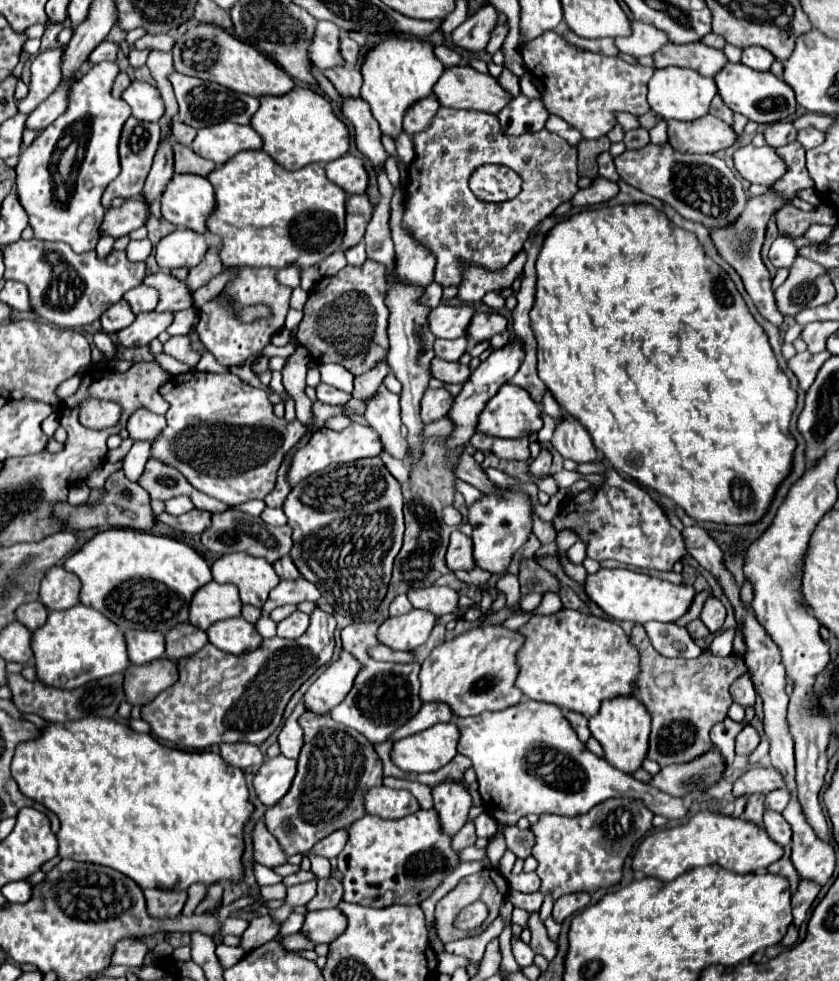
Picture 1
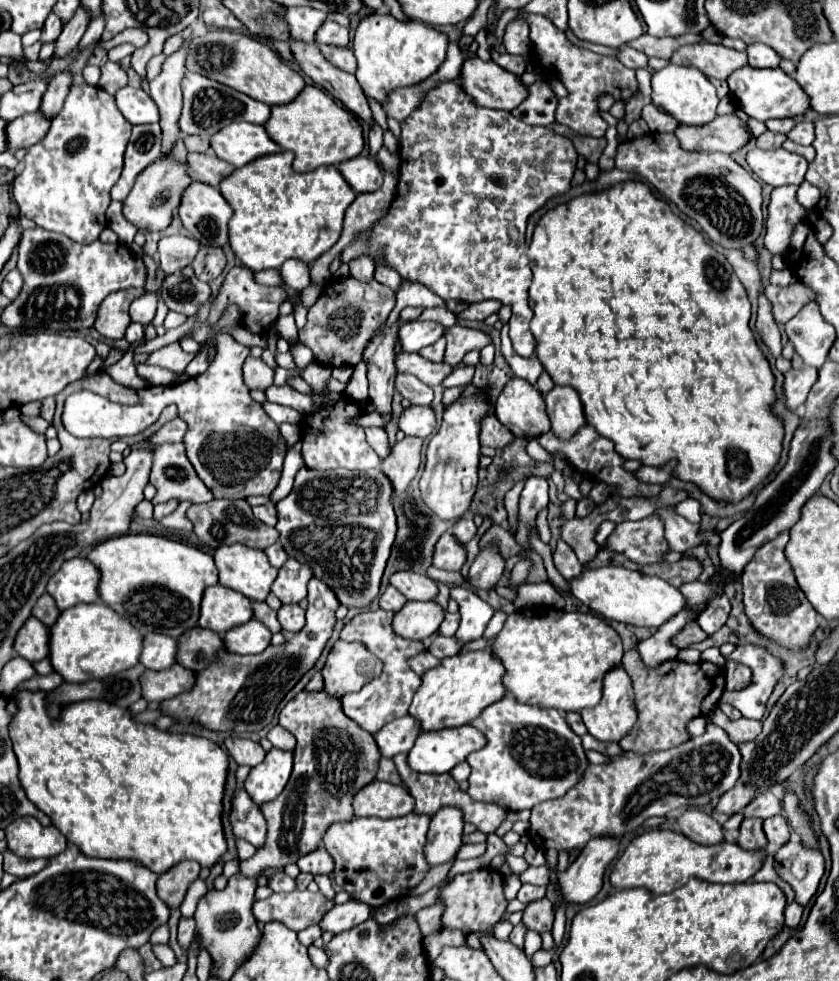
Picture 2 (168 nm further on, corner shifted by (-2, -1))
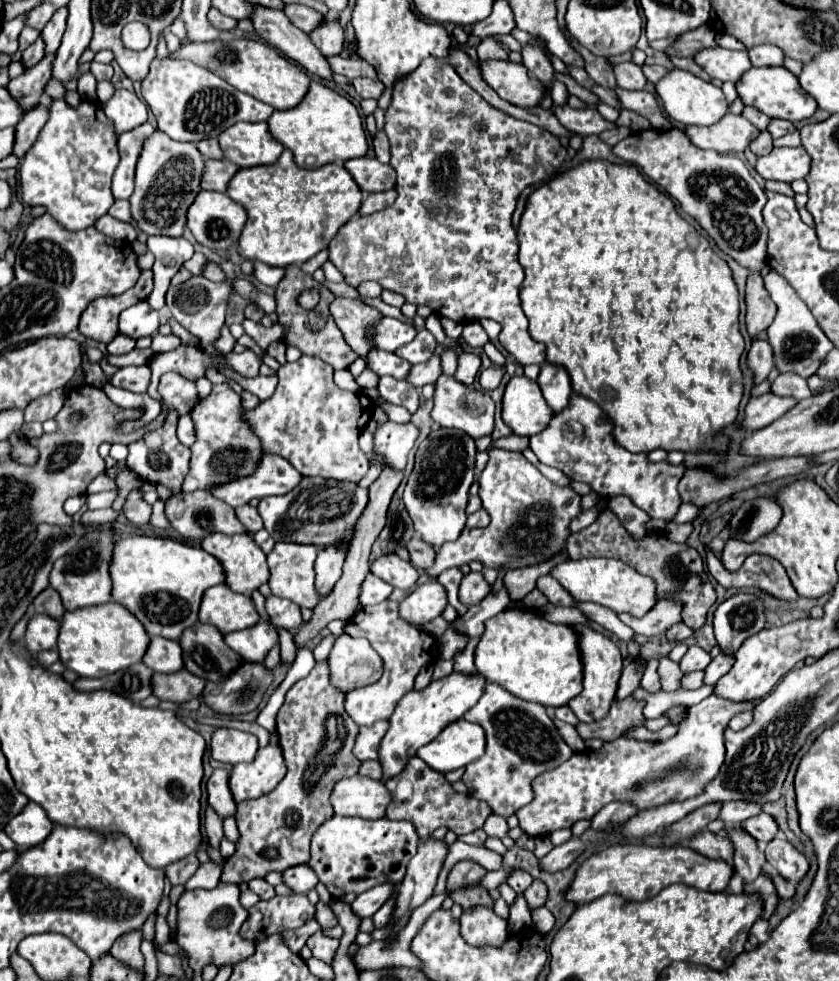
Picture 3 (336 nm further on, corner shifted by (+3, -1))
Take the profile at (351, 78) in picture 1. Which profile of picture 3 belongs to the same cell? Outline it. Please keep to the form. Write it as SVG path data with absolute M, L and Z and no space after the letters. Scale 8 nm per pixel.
M325 16L323 22L309 34L309 38L325 56L335 56L343 50L343 28L333 18Z

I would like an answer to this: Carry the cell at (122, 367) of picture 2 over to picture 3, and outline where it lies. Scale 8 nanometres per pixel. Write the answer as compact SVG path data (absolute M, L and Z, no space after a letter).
M81 348L81 356L83 356L83 372L85 372L85 384L101 388L101 386L107 382L107 378L105 378L105 374L103 374L101 366L99 366L99 364L95 364L95 362L91 364L91 362L87 360L85 348Z

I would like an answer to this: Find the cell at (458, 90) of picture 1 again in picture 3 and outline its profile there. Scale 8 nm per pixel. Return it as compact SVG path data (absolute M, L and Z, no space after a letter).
M487 60L481 62L483 66L483 78L487 78L487 84L507 102L531 108L541 102L545 96L545 86L531 78L527 68L523 64L511 62L511 60Z

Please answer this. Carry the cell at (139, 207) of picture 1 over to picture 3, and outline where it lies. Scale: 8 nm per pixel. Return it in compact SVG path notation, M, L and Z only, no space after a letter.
M155 130L145 142L137 162L135 192L129 198L131 214L137 228L147 234L161 234L179 238L187 222L187 210L201 190L201 174L205 160L195 144L177 142L165 132Z

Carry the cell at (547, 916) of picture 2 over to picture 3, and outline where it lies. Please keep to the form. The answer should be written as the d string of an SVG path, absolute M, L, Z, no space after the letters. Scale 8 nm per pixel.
M533 880L533 884L523 892L523 896L527 898L529 906L531 908L537 908L537 906L543 906L545 904L545 898L547 898L547 886L541 882L541 880Z

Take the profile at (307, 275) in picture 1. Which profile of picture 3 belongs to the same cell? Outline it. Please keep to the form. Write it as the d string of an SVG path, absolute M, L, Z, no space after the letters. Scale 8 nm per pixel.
M253 262L253 276L269 286L277 286L279 278L283 278L283 268L275 268L275 266L267 266L263 262Z

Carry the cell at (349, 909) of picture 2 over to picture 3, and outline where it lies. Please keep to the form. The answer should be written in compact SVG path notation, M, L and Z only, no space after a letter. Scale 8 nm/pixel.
M391 882L379 884L379 886L375 886L375 888L359 894L359 898L351 904L351 908L361 918L373 916L393 896L393 892L395 892L395 884L391 884Z

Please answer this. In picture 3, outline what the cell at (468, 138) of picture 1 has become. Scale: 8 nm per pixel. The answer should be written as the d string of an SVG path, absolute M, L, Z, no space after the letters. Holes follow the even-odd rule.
M425 58L425 62L421 62L421 66L417 70L413 70L407 78L399 80L395 86L393 86L393 100L391 100L391 106L387 108L385 112L385 134L391 142L391 166L395 168L397 172L397 200L393 206L381 210L381 212L375 212L371 216L359 216L359 218L351 218L347 224L343 224L339 228L339 232L335 234L335 238L331 240L329 244L329 260L335 264L335 268L343 274L343 280L357 288L361 282L365 280L375 280L381 284L381 288L387 288L387 290L393 290L397 294L401 294L407 302L415 304L415 306L429 306L435 314L443 316L443 318L449 318L453 322L471 322L471 320L479 320L479 318L491 318L495 322L501 324L501 332L499 332L499 342L501 346L515 358L517 364L521 366L529 366L529 364L541 364L545 362L545 346L535 342L529 332L527 332L527 318L521 310L521 298L519 298L519 288L521 288L521 282L525 278L523 274L523 268L521 264L517 262L517 234L511 226L511 214L515 210L515 204L517 204L517 198L519 194L535 184L535 182L541 182L545 180L549 174L553 174L557 168L561 168L563 160L565 160L565 148L563 144L559 142L557 136L553 136L551 132L535 126L535 124L529 124L529 122L523 122L523 120L517 120L517 118L511 118L509 114L503 114L501 110L493 108L491 104L483 102L483 98L479 98L479 94L475 94L475 90L471 90L471 86L467 86L461 76L455 72L455 68L449 64L447 58ZM421 130L429 130L433 134L435 140L425 140L425 142L419 142L417 136Z

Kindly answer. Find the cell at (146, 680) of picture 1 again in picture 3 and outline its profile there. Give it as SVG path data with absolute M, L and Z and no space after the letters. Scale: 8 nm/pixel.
M185 668L173 674L153 674L153 694L159 700L183 704L203 694L205 680L193 676Z

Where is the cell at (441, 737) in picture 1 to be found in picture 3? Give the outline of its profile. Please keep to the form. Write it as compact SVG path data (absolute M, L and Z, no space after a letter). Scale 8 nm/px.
M459 718L447 724L431 744L419 750L417 756L423 758L433 770L445 774L481 758L483 752L485 752L483 728Z

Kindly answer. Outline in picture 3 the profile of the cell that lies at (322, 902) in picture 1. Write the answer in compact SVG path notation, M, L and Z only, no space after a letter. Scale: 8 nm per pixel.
M305 894L273 896L271 900L257 902L249 908L249 918L241 926L241 938L259 940L271 934L299 928L315 914L315 906L309 904Z

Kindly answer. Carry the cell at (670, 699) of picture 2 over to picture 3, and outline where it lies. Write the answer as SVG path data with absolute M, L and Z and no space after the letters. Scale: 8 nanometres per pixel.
M625 698L623 702L613 702L613 706L609 708L607 716L595 722L579 722L579 726L575 726L577 734L583 740L591 740L591 738L601 738L601 740L615 740L619 736L623 736L623 730L629 730L631 726L641 726L645 716L643 716L643 700L635 700L635 698Z

